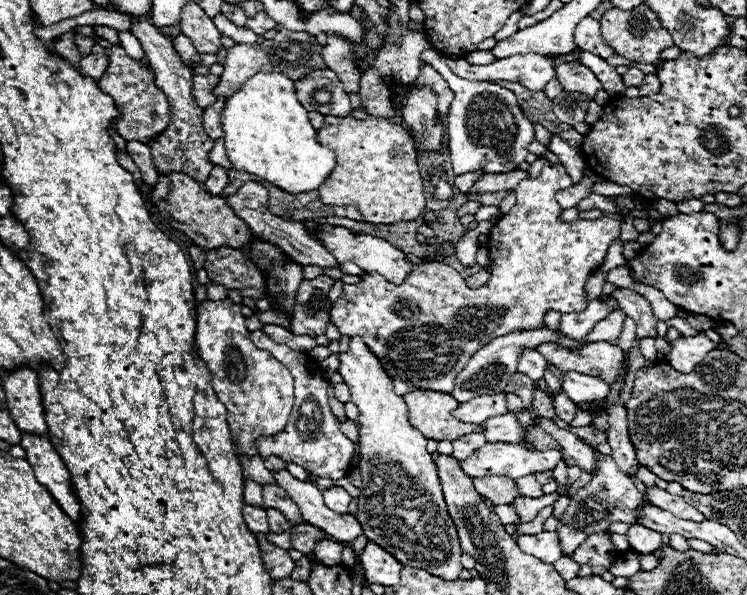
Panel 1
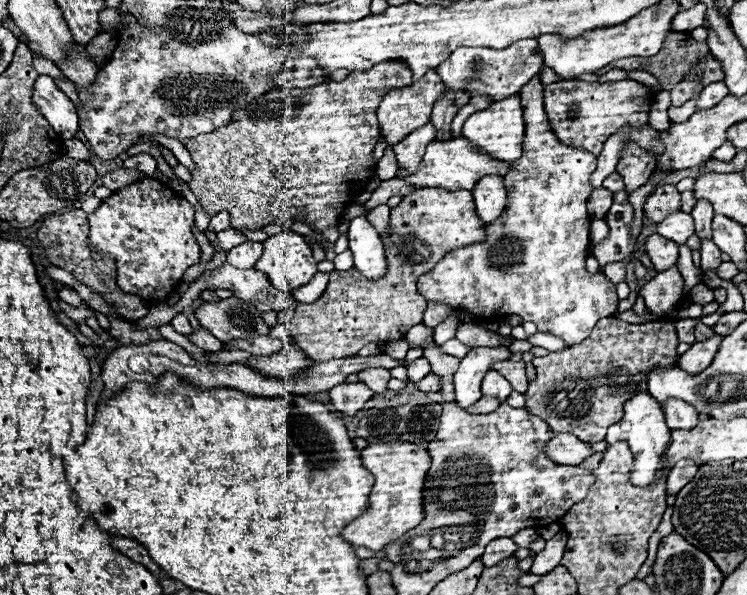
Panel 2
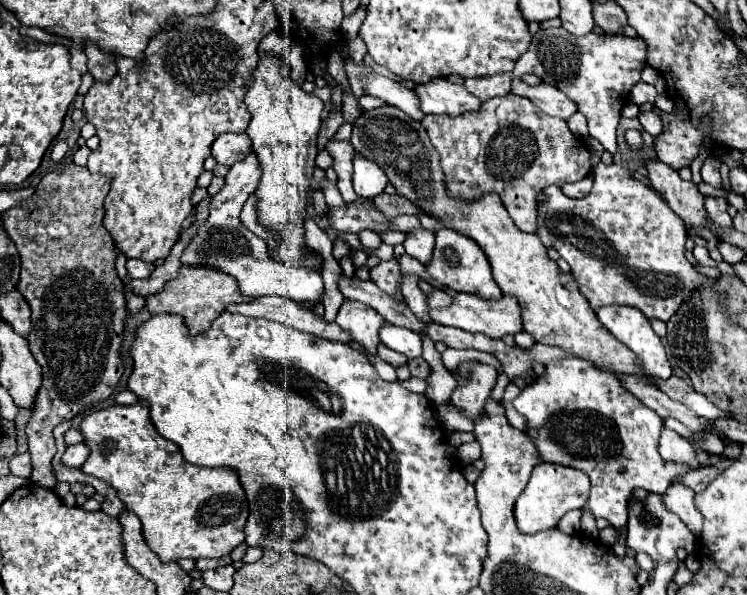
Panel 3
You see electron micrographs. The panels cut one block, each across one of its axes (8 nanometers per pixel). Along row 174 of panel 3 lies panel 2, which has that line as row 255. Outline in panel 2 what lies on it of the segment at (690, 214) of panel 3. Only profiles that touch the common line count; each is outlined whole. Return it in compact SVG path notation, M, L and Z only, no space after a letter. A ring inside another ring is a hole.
M650 236L646 240L646 254L650 256L656 272L664 272L678 262L678 244L672 244L672 240L664 240L662 236Z

